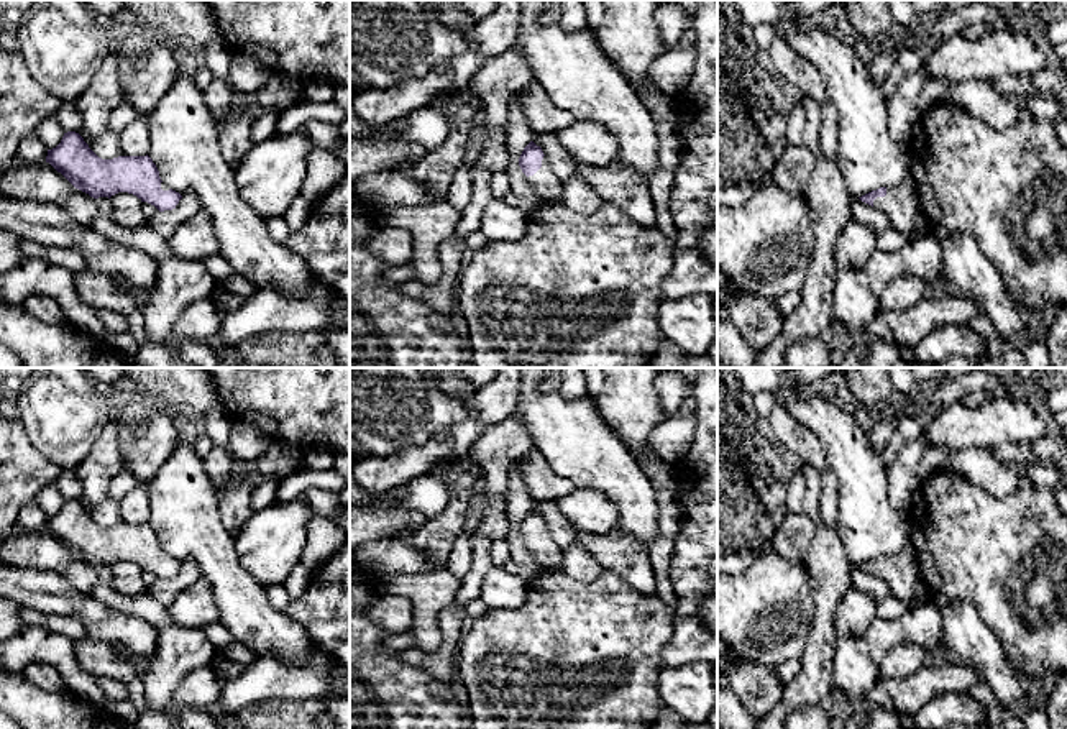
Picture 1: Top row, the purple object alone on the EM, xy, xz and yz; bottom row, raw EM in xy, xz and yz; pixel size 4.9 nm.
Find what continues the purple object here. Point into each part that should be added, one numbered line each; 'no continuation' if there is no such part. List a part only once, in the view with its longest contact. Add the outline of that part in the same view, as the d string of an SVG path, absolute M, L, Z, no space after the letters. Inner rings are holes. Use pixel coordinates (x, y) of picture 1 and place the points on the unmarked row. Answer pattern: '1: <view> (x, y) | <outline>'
1: xz (545, 550) | M545 524L542 527L542 535L534 543L529 543L527 550L542 570L561 571L561 555L565 548L553 540Z

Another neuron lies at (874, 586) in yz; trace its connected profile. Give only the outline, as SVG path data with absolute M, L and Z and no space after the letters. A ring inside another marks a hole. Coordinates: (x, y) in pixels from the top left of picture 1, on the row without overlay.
M860 566L852 568L852 585L855 589L867 593L877 604L890 594L890 589L882 578Z

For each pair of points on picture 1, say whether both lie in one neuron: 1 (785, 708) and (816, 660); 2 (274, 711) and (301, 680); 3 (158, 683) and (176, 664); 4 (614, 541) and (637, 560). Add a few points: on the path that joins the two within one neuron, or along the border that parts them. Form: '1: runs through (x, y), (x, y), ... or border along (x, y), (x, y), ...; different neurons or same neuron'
1: runs through (795, 696), (816, 672); same neuron
2: border along (319, 700), (266, 700), (245, 708); different neurons
3: runs through (161, 678), (171, 669); same neuron
4: runs through (619, 545), (632, 559); same neuron

